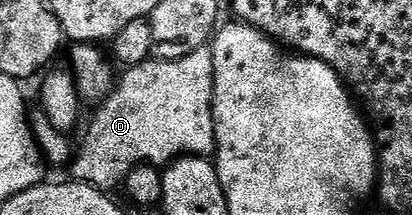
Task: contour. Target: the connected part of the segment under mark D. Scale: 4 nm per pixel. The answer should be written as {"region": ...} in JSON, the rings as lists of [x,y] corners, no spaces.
{"region":[[[209,46],[200,47],[179,59],[159,60],[155,57],[125,70],[111,95],[94,115],[82,145],[75,150],[70,163],[71,178],[103,191],[116,190],[129,171],[138,164],[163,166],[181,155],[205,156],[215,150],[216,127],[213,125],[213,53]]]}

